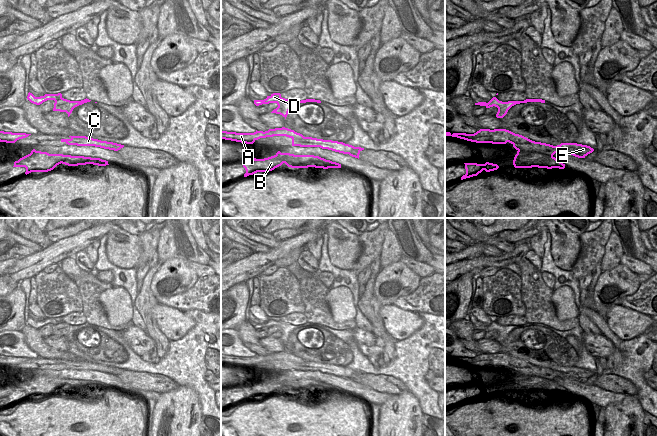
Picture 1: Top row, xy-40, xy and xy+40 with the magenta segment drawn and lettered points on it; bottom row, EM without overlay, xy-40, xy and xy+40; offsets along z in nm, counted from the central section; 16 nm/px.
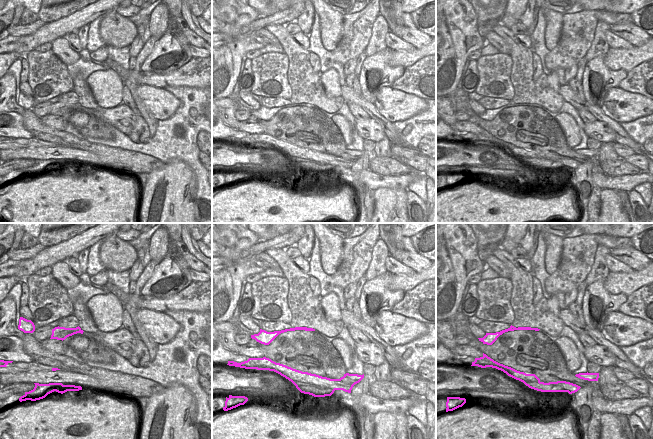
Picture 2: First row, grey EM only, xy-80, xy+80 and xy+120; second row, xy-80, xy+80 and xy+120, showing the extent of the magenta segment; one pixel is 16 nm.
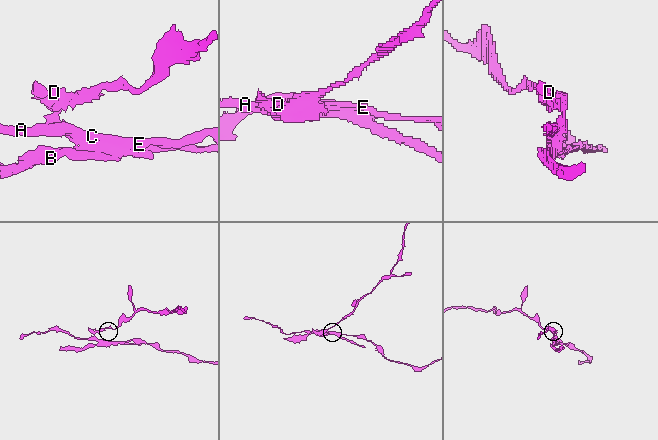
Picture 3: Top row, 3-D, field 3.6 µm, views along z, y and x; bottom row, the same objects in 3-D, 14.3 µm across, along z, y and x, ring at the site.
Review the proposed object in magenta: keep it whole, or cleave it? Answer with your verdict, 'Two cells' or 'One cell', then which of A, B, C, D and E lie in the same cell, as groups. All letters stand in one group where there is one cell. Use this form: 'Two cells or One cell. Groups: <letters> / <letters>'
Two cells. Groups: A B D / C E.

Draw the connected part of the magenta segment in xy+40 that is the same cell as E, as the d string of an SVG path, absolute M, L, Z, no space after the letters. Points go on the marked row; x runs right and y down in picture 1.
M561 143L555 147L562 148L566 152L574 154L590 154L594 151L590 146L577 143Z

